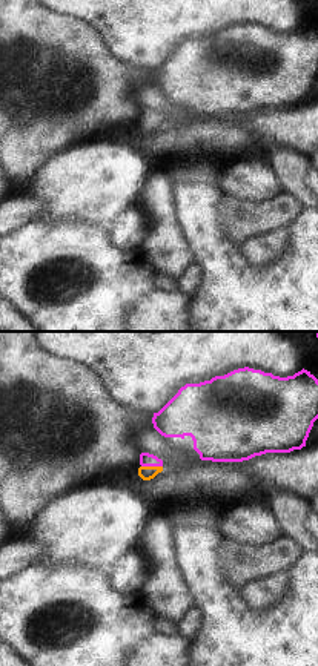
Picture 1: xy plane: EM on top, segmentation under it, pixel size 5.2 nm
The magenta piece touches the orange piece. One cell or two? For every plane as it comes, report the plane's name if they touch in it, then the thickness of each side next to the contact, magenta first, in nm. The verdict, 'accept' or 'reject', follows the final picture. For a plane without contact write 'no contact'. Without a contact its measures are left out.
xy | 70/80 nm

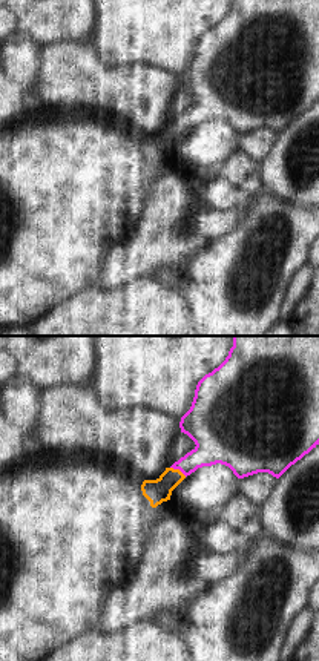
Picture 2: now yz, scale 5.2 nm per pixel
yz | 220/130 nm

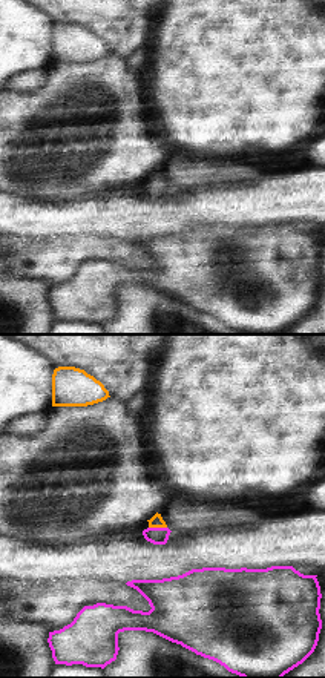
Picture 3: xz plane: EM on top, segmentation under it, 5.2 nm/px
xz | 100/70 nm

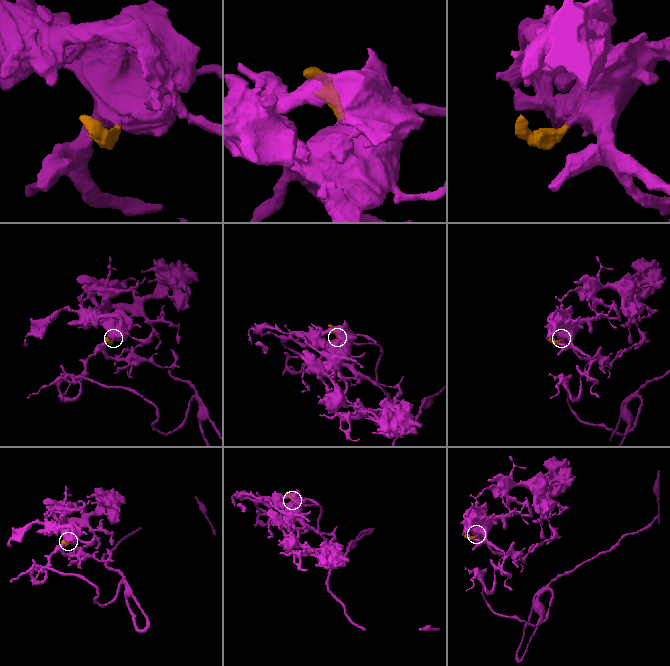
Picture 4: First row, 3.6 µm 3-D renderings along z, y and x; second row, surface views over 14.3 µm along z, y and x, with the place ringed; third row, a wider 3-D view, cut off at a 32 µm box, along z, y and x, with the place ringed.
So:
accept

